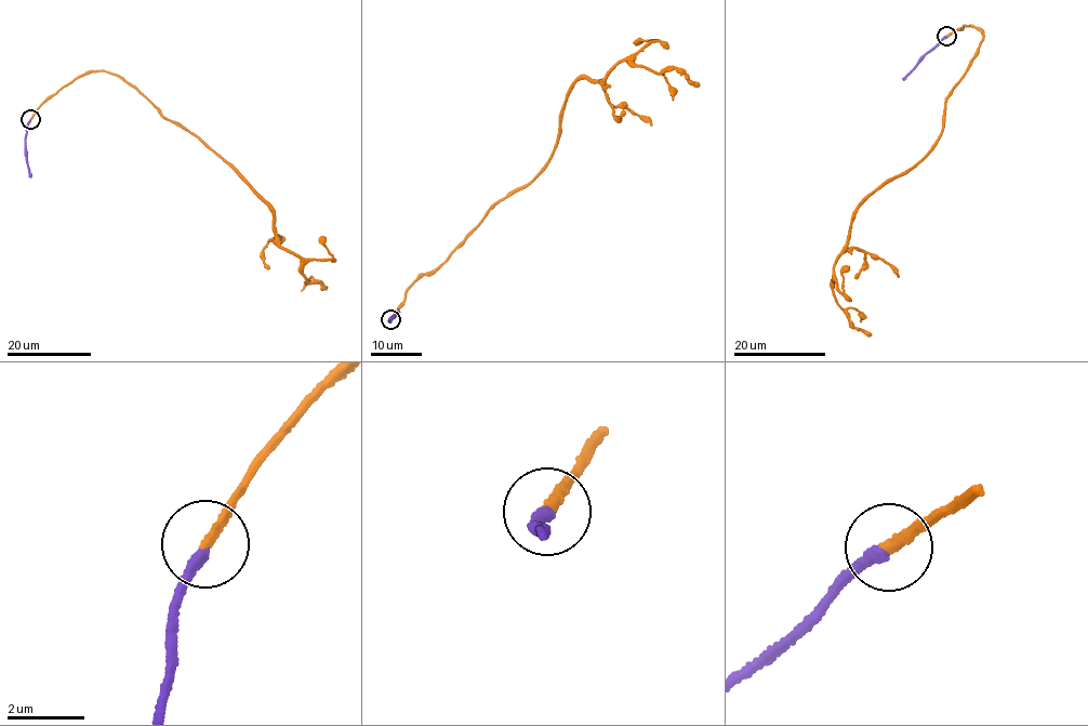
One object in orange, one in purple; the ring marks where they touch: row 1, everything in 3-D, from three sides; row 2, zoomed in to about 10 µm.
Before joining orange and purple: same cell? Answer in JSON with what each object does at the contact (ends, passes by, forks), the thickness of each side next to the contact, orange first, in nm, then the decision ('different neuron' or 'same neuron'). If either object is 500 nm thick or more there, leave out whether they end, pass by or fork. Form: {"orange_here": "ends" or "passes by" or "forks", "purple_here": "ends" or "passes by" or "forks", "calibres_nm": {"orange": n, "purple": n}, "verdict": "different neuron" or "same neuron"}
{"orange_here": "ends", "purple_here": "ends", "calibres_nm": {"orange": 240, "purple": 280}, "verdict": "same neuron"}

